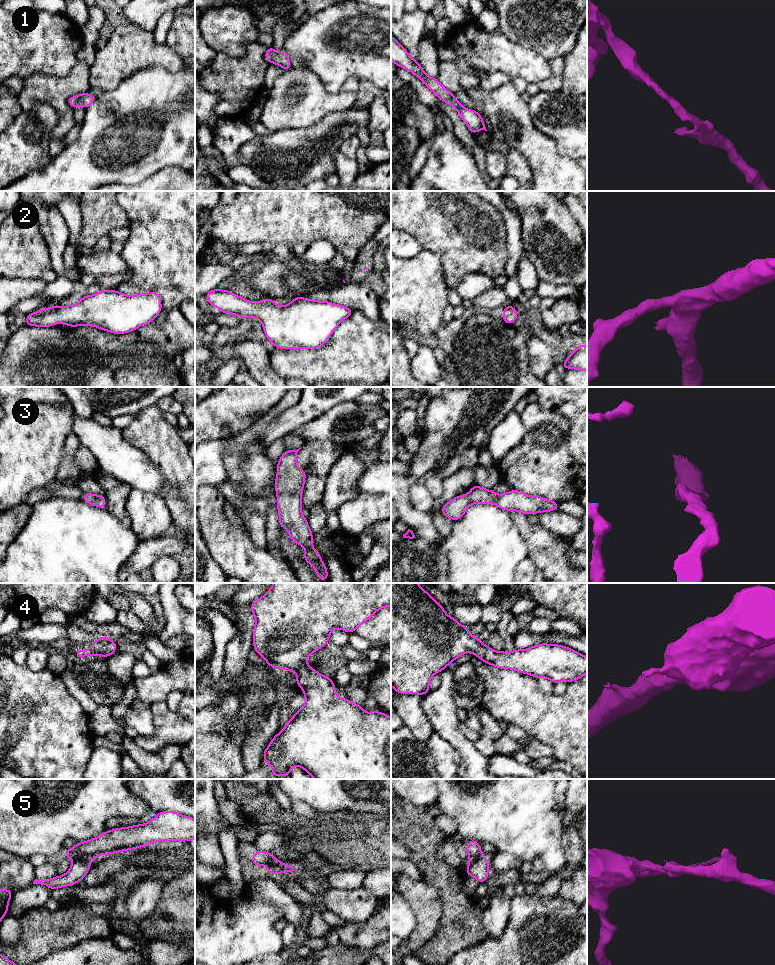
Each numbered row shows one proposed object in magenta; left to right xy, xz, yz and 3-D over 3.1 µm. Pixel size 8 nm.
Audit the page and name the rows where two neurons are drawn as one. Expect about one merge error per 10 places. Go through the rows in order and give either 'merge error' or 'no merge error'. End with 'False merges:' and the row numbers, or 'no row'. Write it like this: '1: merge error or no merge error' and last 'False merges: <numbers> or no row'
1: no merge error
2: no merge error
3: no merge error
4: no merge error
5: merge error
False merges: 5

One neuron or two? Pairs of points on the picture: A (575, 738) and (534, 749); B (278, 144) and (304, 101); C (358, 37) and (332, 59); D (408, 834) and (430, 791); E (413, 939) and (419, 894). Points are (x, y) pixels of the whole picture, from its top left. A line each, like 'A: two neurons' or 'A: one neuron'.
A: two neurons
B: two neurons
C: one neuron
D: two neurons
E: one neuron

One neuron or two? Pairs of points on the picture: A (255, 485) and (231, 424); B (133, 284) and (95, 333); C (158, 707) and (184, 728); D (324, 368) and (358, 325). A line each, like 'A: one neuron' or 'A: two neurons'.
A: two neurons
B: two neurons
C: two neurons
D: one neuron

